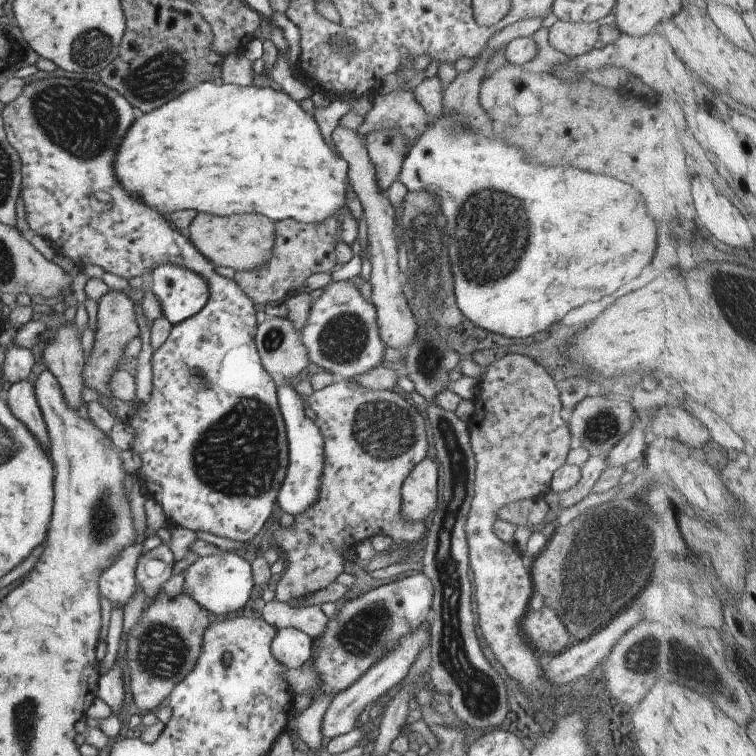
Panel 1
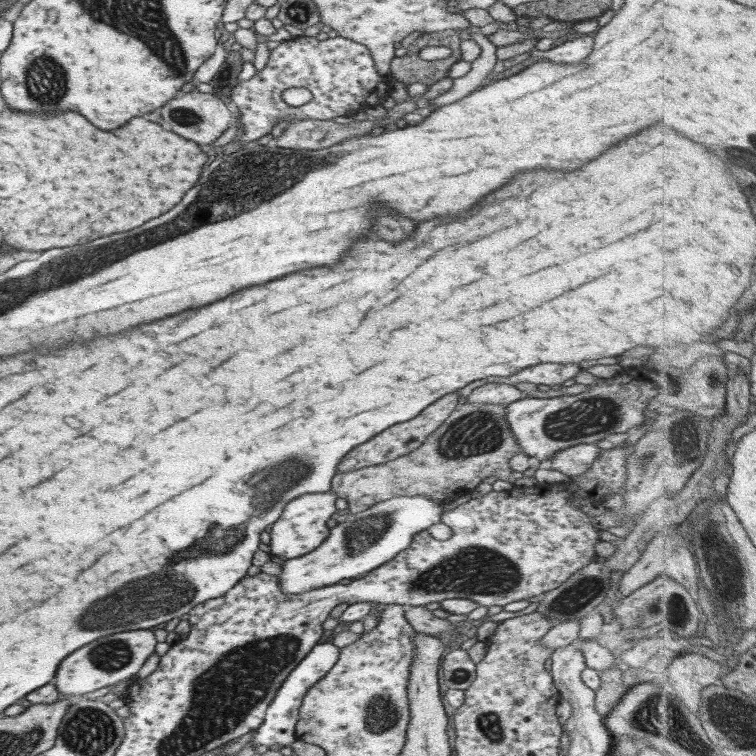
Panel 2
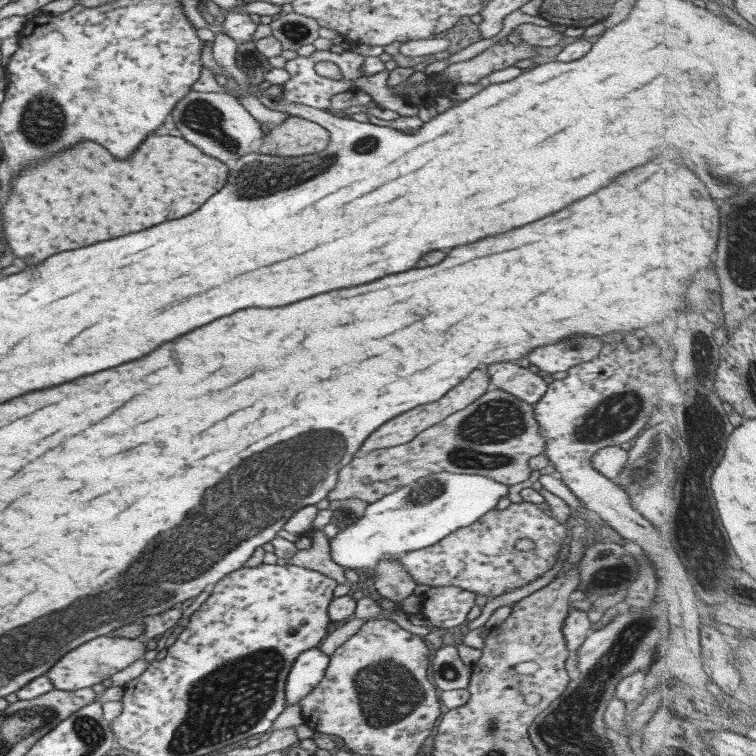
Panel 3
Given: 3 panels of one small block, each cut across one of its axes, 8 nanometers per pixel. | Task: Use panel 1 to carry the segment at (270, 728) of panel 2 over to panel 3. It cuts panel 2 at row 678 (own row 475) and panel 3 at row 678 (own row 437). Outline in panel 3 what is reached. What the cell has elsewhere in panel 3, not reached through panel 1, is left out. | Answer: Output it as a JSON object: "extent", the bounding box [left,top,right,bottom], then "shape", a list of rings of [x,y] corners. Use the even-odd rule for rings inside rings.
{"extent":[284,648,329,705],"shape":[[[319,648],[299,653],[291,665],[284,685],[287,705],[299,702],[324,676],[329,658]]]}

